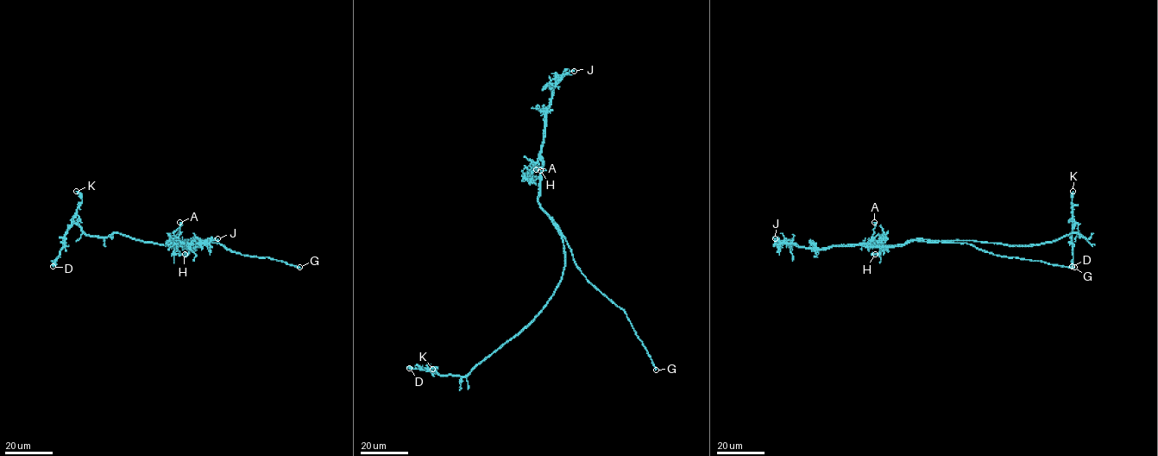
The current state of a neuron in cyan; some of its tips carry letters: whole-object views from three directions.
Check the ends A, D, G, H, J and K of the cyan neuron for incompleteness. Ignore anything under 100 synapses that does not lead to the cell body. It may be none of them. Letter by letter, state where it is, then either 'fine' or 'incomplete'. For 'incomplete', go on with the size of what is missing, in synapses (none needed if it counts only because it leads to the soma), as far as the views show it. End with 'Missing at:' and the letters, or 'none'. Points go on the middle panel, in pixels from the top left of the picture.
A: at (536, 169); fine
D: at (409, 368); fine
G: at (656, 370); incomplete
H: at (540, 170); fine
J: at (574, 71); fine
K: at (432, 369); fine
Missing at: G

